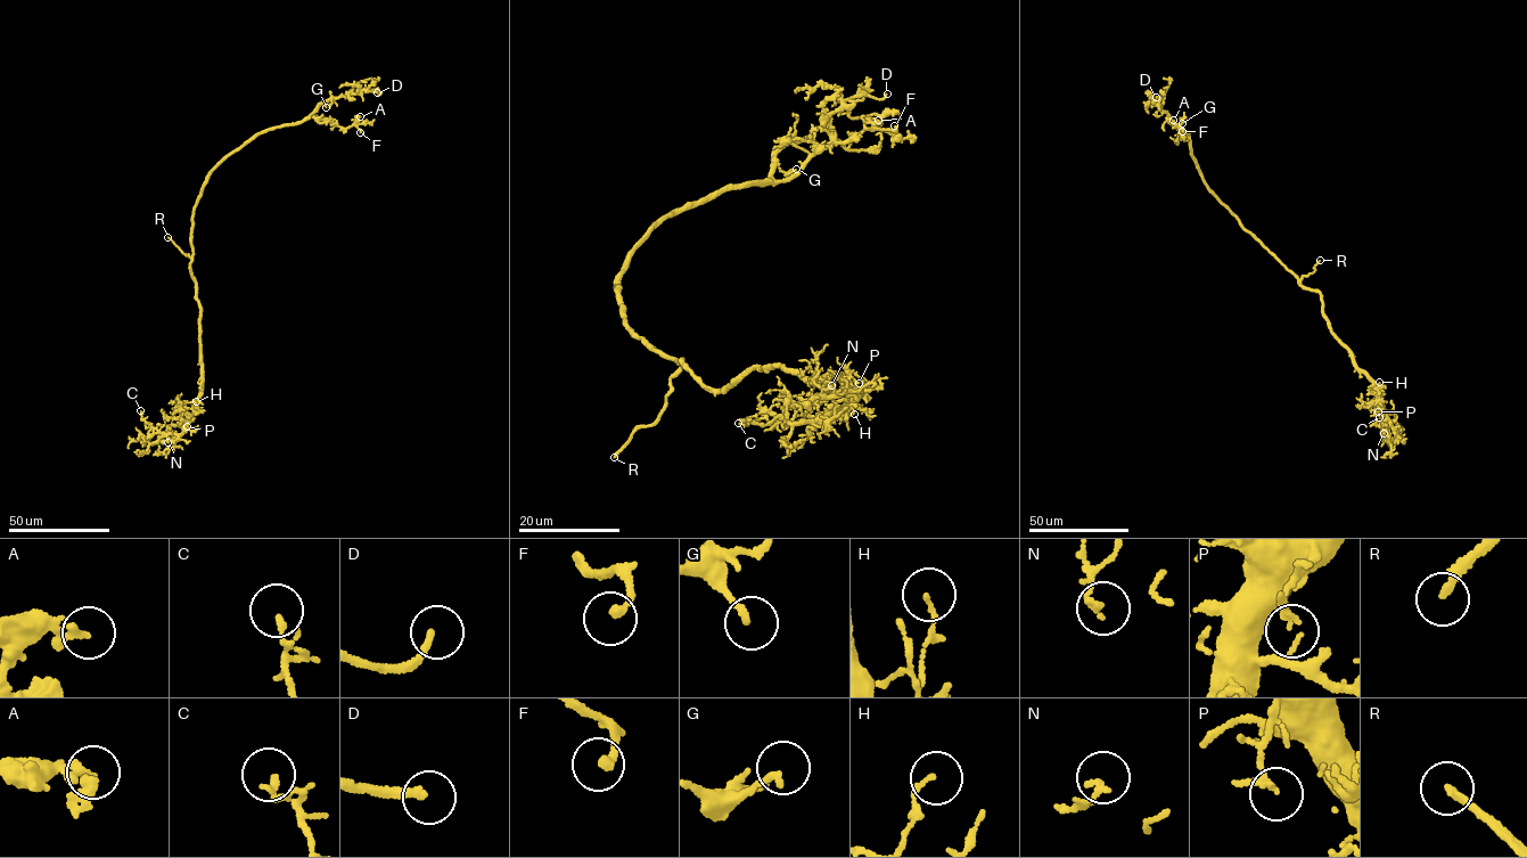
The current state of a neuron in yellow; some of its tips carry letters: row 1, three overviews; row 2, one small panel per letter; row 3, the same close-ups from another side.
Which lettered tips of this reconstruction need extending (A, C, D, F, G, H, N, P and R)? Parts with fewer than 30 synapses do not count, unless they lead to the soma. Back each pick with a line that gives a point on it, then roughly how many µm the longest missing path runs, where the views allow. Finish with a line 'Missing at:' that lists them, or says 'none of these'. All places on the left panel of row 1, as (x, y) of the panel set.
D: at (377, 92); about 6 µm are missing
R: at (167, 237); about 10 µm are missing
Missing at: D, R

